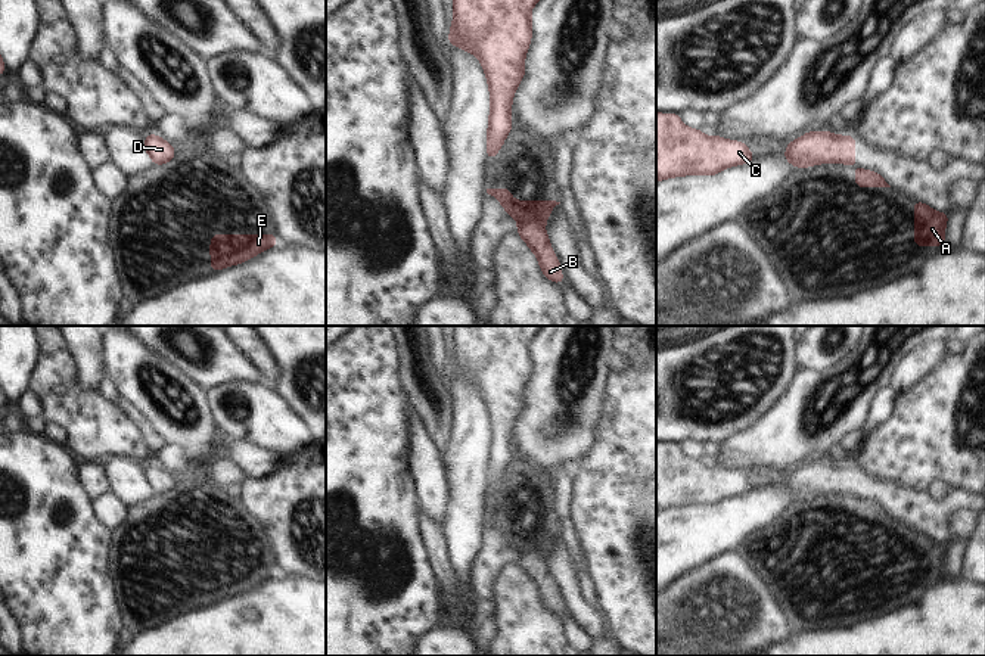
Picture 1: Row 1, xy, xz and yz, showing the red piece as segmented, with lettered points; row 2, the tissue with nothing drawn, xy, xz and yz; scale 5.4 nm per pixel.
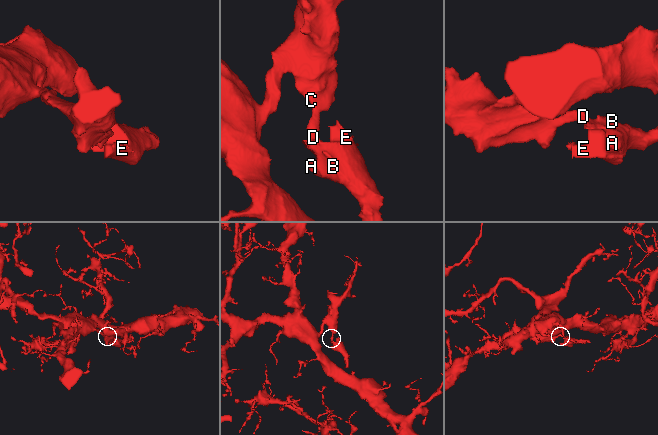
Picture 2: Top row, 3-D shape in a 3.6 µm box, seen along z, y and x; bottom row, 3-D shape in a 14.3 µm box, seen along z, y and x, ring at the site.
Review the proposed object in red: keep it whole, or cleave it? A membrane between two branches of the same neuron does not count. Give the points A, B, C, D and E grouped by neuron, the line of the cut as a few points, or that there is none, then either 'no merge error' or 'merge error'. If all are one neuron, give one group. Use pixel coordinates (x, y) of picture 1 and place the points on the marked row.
A B E / C D | xz (494, 189), (491, 193) | merge error

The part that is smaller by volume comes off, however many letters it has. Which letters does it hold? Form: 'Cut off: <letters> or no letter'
Cut off: A, B, E

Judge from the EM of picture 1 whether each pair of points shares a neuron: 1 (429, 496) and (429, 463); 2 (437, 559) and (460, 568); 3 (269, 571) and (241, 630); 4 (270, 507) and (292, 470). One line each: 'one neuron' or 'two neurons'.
1: one neuron
2: two neurons
3: one neuron
4: one neuron

